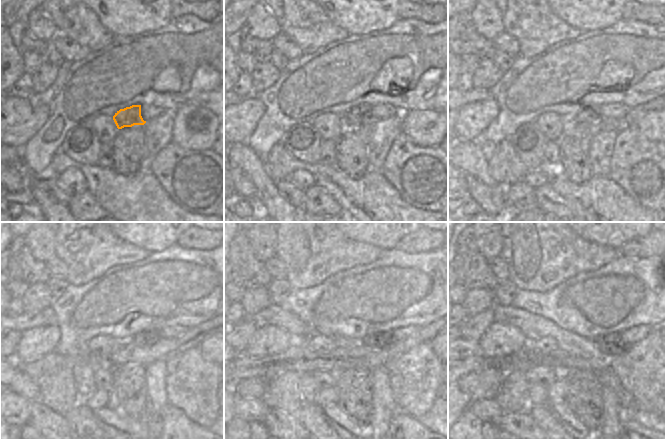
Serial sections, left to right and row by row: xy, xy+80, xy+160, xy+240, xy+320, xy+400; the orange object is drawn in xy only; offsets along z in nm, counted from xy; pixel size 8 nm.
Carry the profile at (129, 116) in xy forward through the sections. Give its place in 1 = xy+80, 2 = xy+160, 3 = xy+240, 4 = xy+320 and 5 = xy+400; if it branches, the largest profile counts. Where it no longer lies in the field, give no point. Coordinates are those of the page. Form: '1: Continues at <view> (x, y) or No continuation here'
1: Continues at xy+80 (360, 116)
2: Continues at xy+160 (589, 115)
3: Continues at xy+240 (147, 337)
4: Continues at xy+320 (385, 339)
5: Continues at xy+400 (611, 345)

